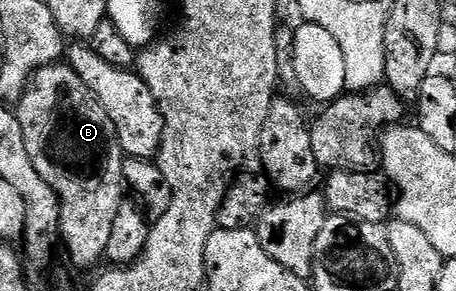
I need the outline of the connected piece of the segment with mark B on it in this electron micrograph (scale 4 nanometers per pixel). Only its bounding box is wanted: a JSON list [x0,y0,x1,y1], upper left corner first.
[16,62,124,268]

